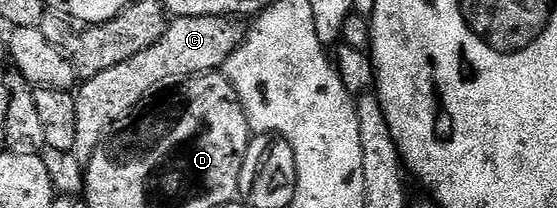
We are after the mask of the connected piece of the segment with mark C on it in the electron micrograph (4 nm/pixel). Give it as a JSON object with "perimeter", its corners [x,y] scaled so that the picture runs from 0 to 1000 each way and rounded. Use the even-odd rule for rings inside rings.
{"perimeter":[[[320,77],[305,91],[303,120],[296,130],[293,183],[285,183],[285,202],[242,260],[239,279],[230,279],[228,293],[215,298],[210,317],[154,380],[135,442],[135,702],[129,736],[144,774],[158,779],[189,659],[284,438],[282,404],[296,404],[302,385],[330,394],[341,365],[363,365],[368,346],[402,332],[415,260],[422,260],[422,240],[429,240],[429,221],[440,197],[443,135],[440,115],[438,125],[433,115],[438,111],[417,77]]]}

